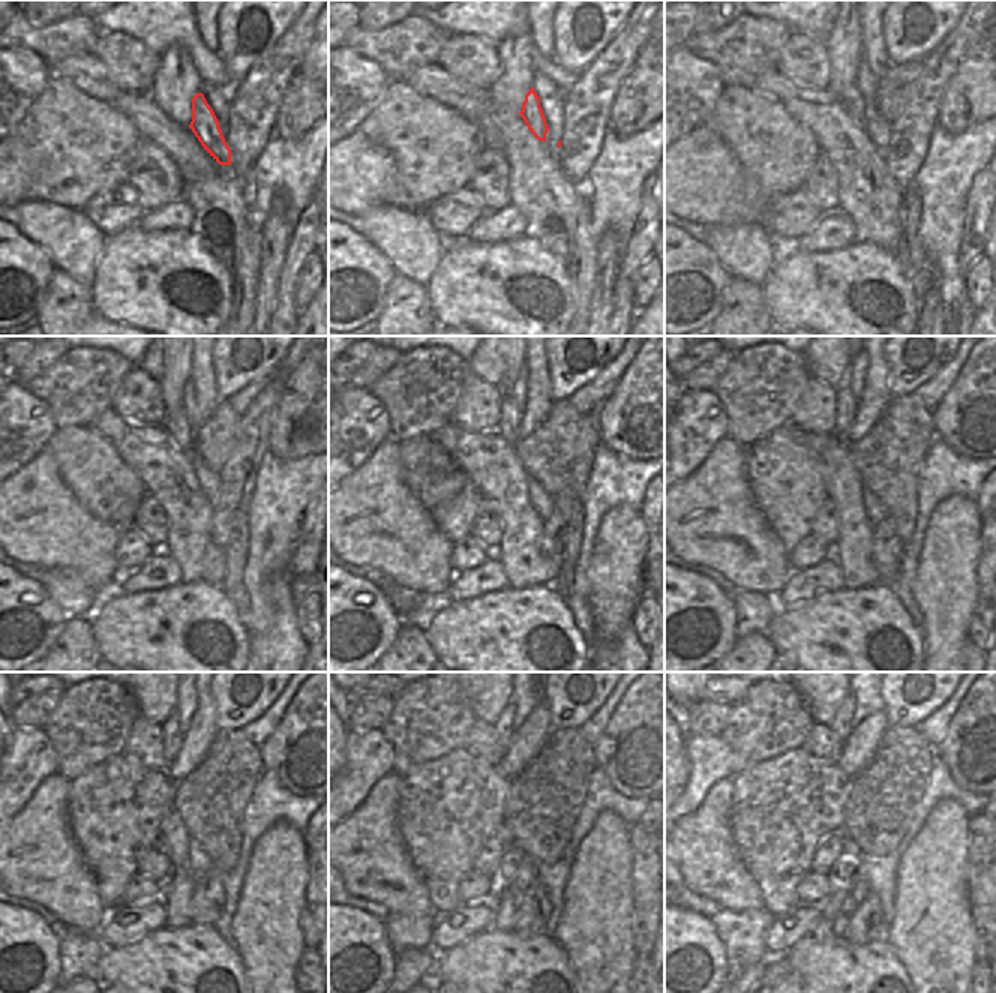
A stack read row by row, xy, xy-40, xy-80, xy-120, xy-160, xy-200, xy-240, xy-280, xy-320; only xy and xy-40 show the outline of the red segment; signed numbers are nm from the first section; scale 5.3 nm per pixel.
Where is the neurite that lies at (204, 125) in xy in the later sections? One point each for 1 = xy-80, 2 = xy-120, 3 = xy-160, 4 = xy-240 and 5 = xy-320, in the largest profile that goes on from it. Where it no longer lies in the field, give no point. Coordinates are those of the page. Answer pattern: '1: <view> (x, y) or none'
1: xy-80 (857, 98)
2: xy-120 (179, 425)
3: xy-160 (510, 410)
4: xy-240 (171, 735)
5: xy-320 (840, 723)

